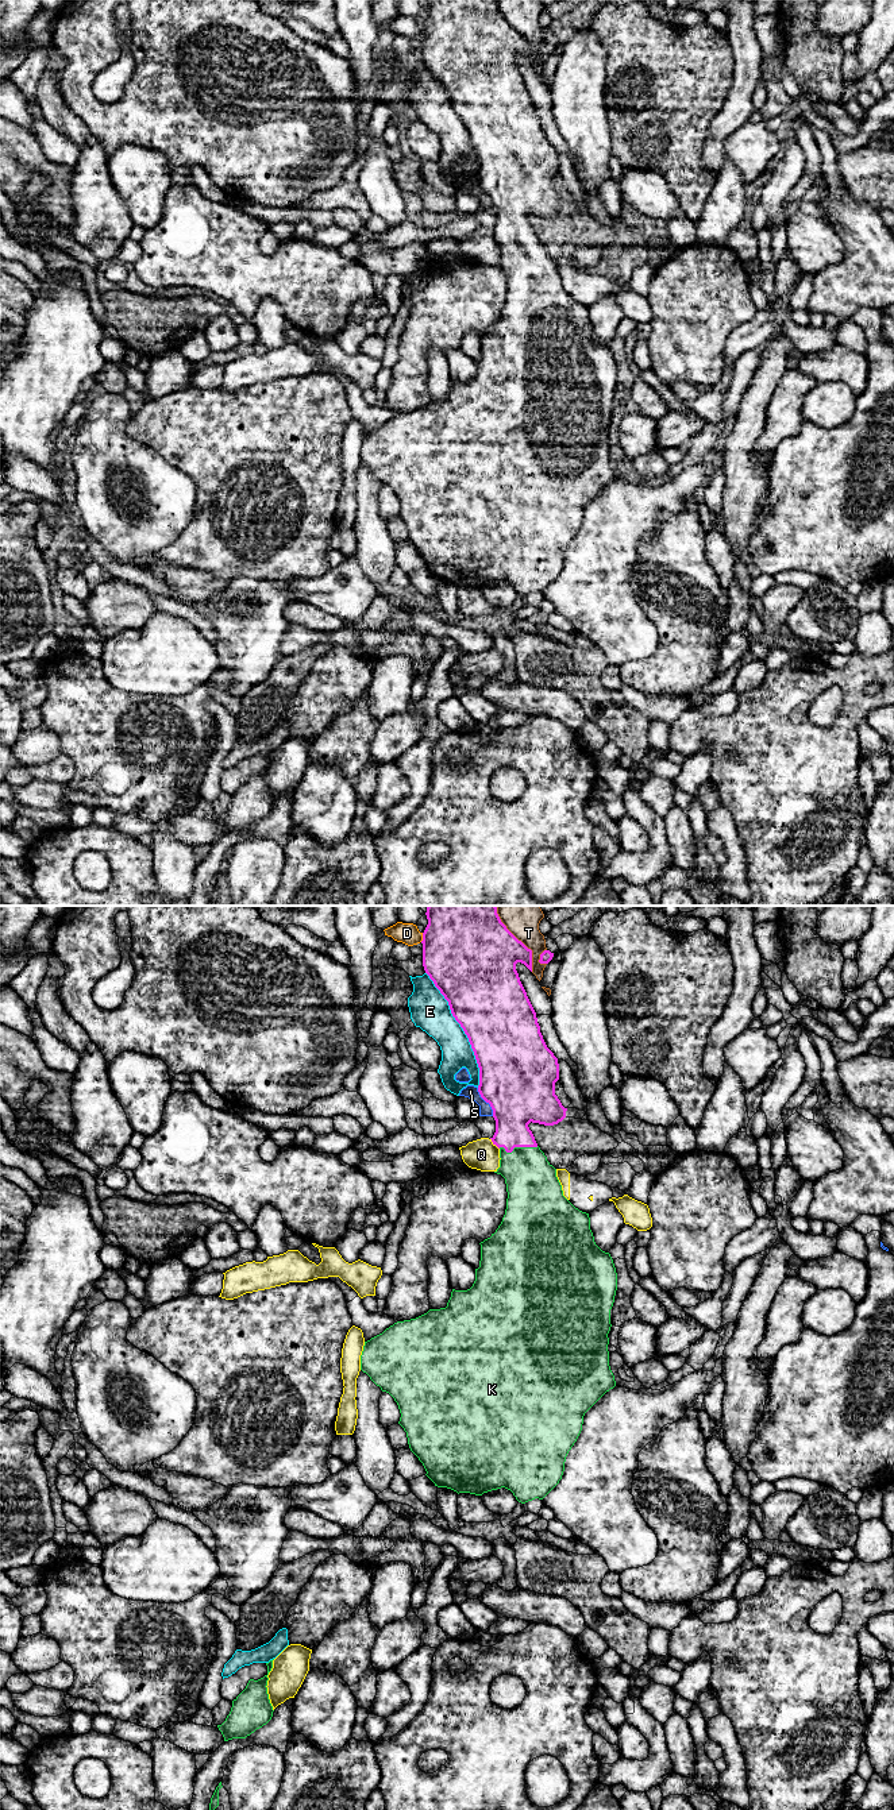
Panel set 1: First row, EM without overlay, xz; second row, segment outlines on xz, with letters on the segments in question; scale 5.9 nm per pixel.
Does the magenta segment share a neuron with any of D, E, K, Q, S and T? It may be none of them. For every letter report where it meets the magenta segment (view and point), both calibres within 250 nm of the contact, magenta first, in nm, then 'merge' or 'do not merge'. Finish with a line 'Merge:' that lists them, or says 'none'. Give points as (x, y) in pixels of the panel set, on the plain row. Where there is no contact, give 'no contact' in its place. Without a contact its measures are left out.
D: xz (423, 30) | 500/130 nm | do not merge
E: xz (463, 123) | 460/240 nm | do not merge
K: xz (517, 239) | 280/300 nm | merge
Q: xz (493, 236) | 260/190 nm | do not merge
S: xz (486, 195) | 460/80 nm | do not merge
T: xz (517, 33) | 460/190 nm | do not merge
Merge: K

